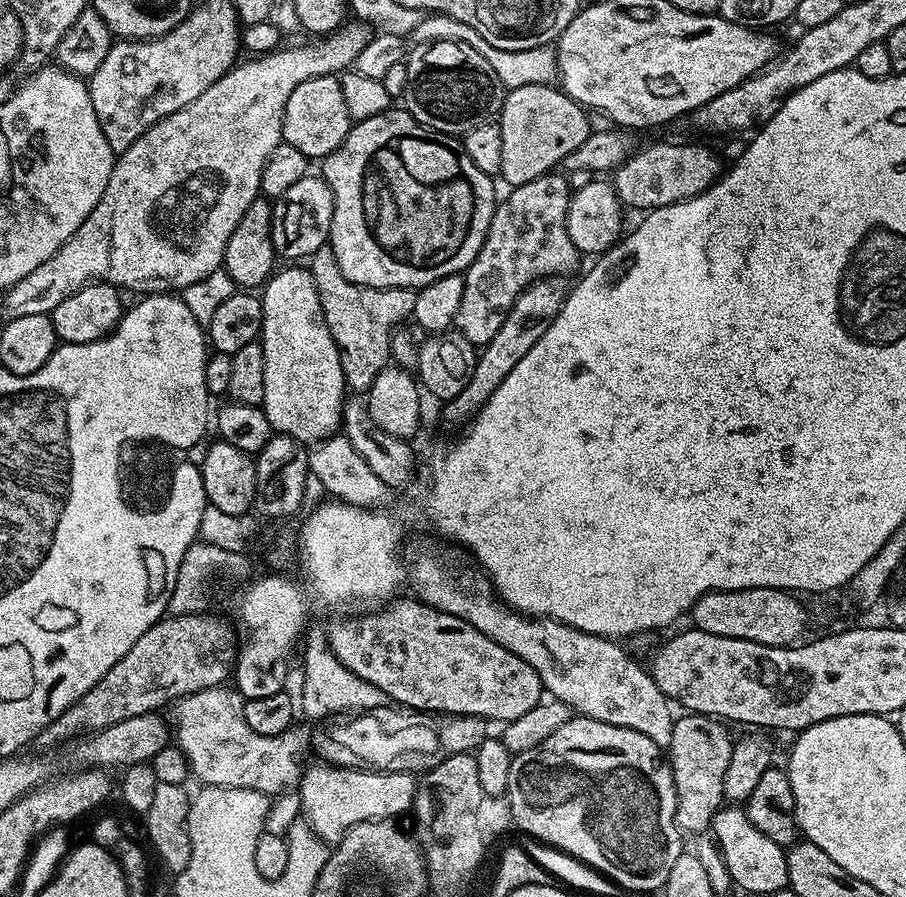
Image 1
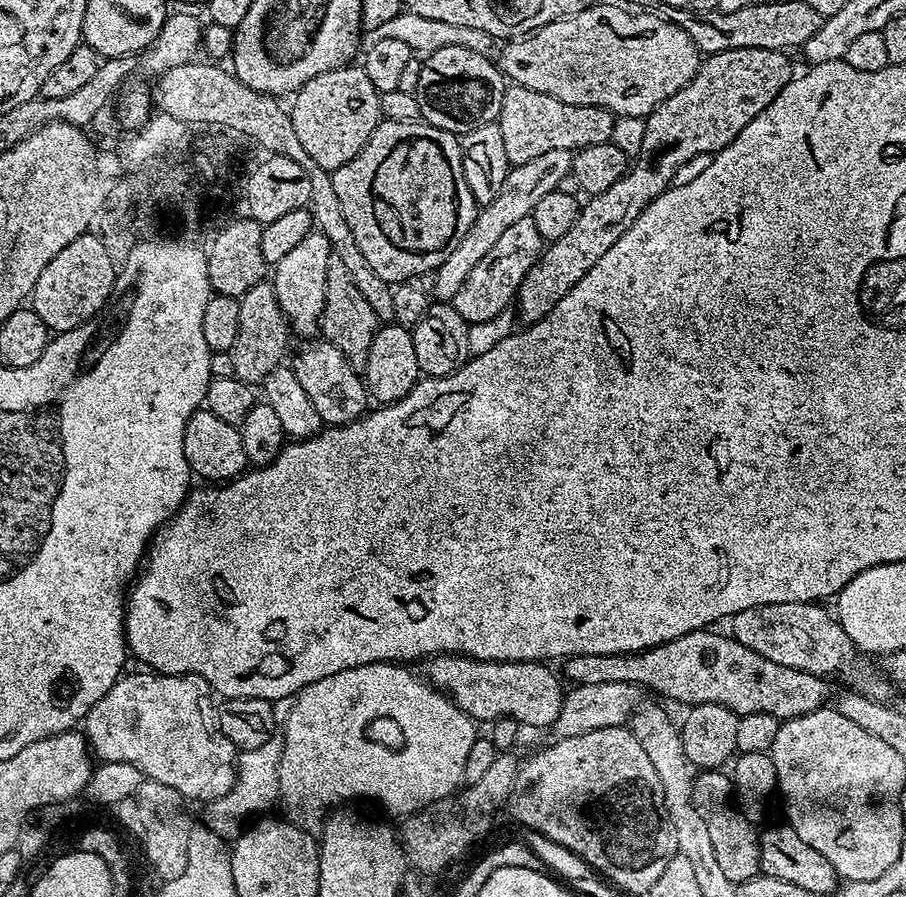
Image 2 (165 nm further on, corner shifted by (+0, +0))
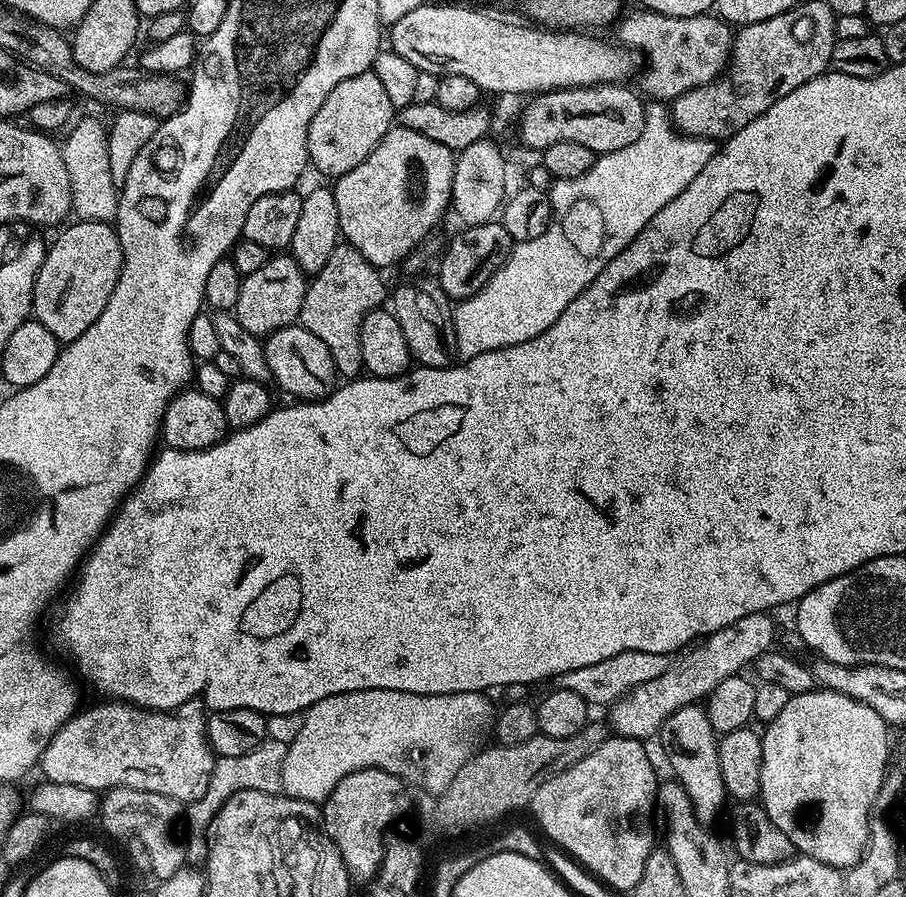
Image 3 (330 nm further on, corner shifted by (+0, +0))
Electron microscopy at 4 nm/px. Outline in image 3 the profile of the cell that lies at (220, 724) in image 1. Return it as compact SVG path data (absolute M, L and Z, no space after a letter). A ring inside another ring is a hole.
M199 699L187 700L171 712L154 712L123 702L100 703L104 704L77 711L50 738L38 765L47 783L86 786L98 794L109 788L133 788L181 802L206 794L216 756L208 741L208 717Z

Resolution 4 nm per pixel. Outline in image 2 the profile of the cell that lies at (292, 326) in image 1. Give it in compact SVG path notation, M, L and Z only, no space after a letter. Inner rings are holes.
M313 230L286 254L274 266L276 272L270 276L273 291L276 292L276 301L287 325L293 333L300 336L317 335L320 326L320 315L324 309L324 291L326 290L326 262L332 252L330 242L320 231Z

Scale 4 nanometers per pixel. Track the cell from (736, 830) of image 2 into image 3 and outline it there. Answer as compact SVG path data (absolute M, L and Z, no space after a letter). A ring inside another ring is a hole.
M697 703L682 706L682 710L674 710L674 714L662 722L659 740L660 748L672 767L671 775L690 794L694 814L703 824L711 825L724 808L726 793L722 770L718 766L718 734L710 726L707 707Z

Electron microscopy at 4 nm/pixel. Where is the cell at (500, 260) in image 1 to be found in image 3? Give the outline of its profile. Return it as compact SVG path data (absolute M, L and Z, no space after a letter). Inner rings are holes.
M500 222L469 224L460 231L464 232L449 239L447 248L443 249L438 260L438 283L452 302L459 302L478 294L478 290L482 290L482 286L486 286L486 282L490 282L490 278L504 265L504 259L514 247L510 234L506 234L503 223Z

